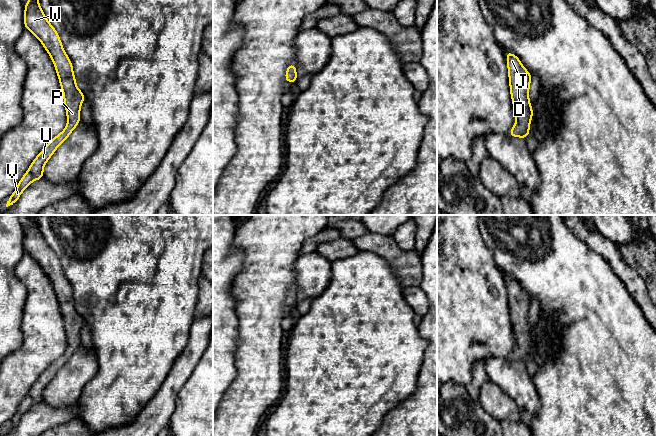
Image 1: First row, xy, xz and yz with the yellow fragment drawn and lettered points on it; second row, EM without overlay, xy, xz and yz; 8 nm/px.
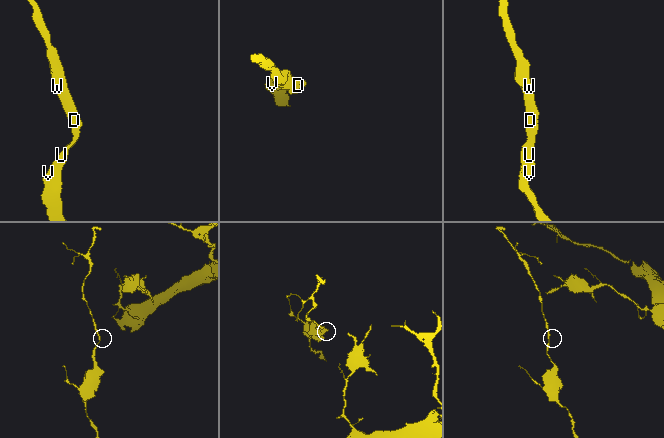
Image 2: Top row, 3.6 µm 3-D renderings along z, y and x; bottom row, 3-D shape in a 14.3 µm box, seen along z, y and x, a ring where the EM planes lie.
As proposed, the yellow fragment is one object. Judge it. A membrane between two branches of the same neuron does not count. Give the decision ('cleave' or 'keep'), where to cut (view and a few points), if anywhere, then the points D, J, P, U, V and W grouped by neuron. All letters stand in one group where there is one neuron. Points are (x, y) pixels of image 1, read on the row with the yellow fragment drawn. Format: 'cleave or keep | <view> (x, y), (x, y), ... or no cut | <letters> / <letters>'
keep | no cut | D J P U V W

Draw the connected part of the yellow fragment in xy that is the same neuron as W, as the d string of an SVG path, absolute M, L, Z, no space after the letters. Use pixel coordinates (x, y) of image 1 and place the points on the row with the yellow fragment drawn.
M29 0L24 6L25 28L32 32L47 50L60 81L64 95L64 104L68 123L66 128L54 137L47 146L38 154L31 163L26 174L21 178L16 190L7 201L6 207L13 205L19 199L21 193L32 181L44 178L43 167L58 146L62 144L80 122L80 106L85 100L84 94L77 88L72 63L63 50L57 31L46 19L38 0Z

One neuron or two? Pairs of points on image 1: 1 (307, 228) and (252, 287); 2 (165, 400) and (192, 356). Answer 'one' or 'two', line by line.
1: one
2: one

